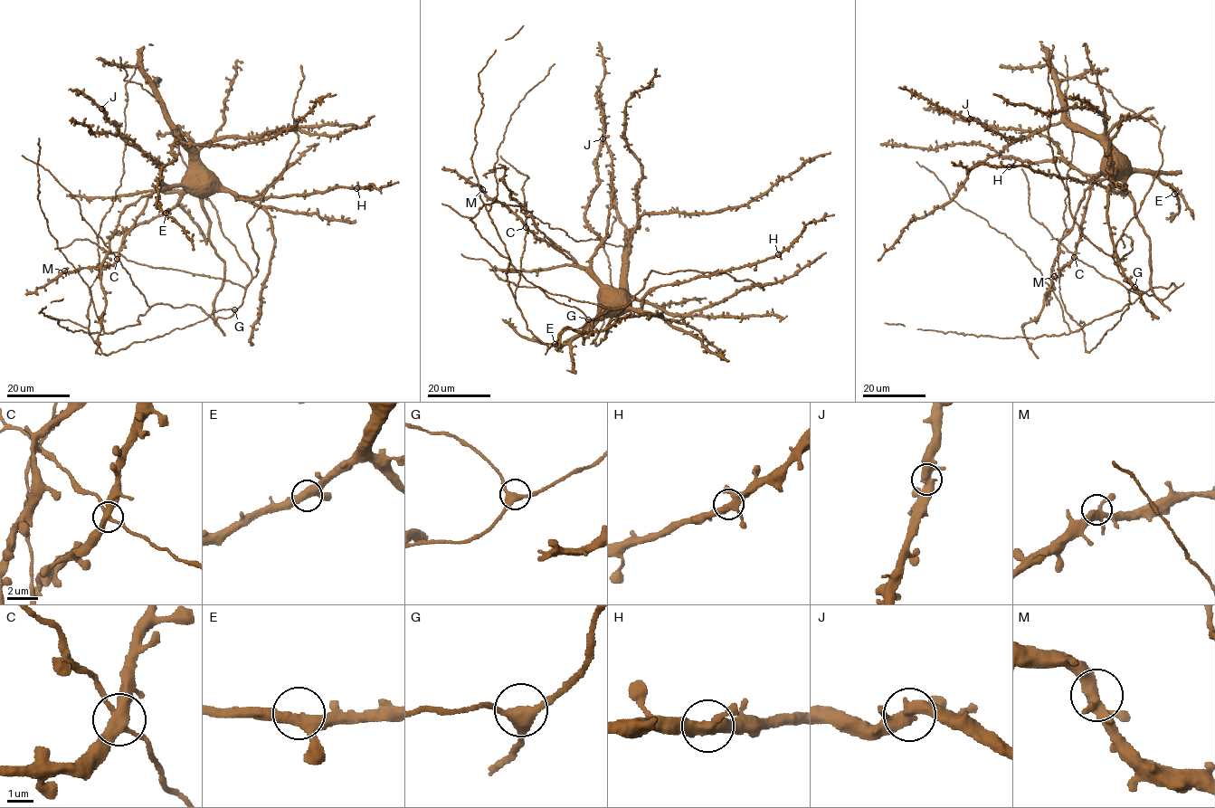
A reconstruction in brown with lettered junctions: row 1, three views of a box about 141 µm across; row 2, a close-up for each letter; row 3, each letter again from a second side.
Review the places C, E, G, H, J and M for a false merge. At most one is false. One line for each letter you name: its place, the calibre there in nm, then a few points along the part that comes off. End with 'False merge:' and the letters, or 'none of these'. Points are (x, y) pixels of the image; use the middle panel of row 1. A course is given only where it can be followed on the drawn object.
False merge: none of these

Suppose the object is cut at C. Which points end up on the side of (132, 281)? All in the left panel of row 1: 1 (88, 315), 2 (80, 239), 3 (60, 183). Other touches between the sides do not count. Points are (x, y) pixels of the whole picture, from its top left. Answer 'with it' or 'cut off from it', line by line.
1: cut off from it
2: cut off from it
3: with it

